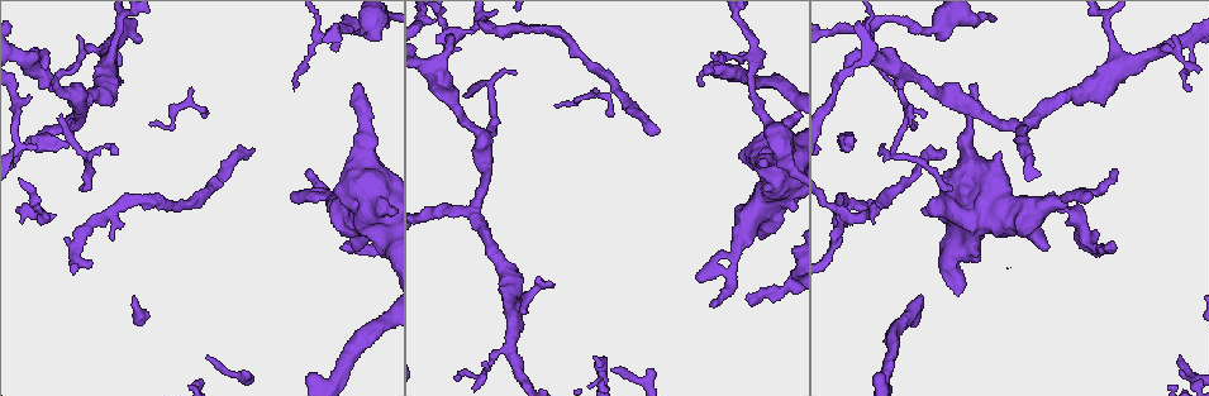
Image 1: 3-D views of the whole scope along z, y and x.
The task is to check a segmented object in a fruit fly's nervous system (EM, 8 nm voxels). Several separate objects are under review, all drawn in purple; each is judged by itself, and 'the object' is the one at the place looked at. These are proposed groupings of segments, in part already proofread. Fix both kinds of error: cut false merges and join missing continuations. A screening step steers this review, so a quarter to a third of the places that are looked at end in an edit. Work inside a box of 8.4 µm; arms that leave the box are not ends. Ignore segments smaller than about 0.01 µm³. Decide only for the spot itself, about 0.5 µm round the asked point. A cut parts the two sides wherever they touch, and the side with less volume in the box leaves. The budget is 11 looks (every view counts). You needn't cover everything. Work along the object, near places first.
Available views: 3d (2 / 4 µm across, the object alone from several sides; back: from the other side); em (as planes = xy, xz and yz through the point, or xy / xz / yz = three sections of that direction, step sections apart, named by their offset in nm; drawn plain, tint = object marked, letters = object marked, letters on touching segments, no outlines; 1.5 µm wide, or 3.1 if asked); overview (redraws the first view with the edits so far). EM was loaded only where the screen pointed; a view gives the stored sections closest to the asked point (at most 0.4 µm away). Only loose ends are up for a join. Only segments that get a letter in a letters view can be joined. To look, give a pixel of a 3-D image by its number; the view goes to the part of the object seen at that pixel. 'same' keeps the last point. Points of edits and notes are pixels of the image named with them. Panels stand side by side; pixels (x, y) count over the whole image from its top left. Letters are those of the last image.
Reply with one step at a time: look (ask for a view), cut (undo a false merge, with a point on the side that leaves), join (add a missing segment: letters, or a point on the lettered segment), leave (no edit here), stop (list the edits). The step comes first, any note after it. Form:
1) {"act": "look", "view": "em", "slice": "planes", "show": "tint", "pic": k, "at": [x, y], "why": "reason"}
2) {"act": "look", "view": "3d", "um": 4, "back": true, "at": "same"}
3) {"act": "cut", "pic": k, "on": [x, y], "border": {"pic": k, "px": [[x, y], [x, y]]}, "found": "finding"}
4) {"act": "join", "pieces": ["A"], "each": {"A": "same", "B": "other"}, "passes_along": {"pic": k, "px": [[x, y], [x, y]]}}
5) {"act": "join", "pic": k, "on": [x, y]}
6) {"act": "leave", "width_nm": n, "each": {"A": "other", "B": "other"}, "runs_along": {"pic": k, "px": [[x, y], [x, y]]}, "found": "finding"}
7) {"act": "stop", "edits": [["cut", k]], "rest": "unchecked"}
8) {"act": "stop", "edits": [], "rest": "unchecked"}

{"act": "look", "view": "em", "slice": "xy", "step": 4, "show": "letters", "pic": 1, "at": [506, 347]}

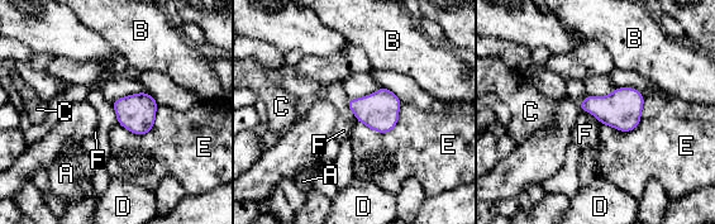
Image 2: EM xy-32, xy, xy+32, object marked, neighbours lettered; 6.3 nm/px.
{"act": "leave", "longest_contact_nm": ["E", 320], "each": {"A": "other", "B": "other", "C": "other", "D": "other", "E": "other", "F": "other"}, "found": "all the same neuron"}

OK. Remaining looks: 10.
{"act": "look", "view": "3d", "um": 4, "pic": 1, "at": [252, 150], "why": "long arm stops here"}

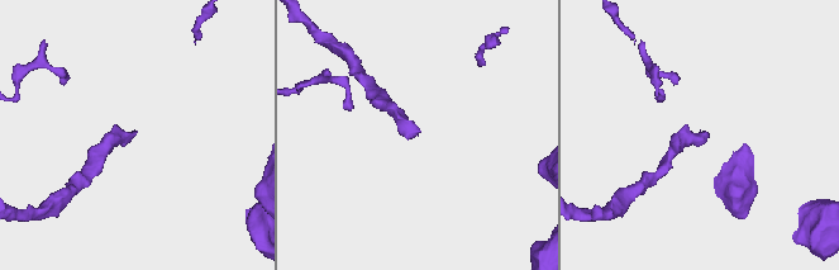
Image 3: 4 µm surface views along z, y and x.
{"act": "look", "view": "em", "slice": "planes", "show": "letters", "pic": 3, "at": [137, 131], "why": "now the EM"}

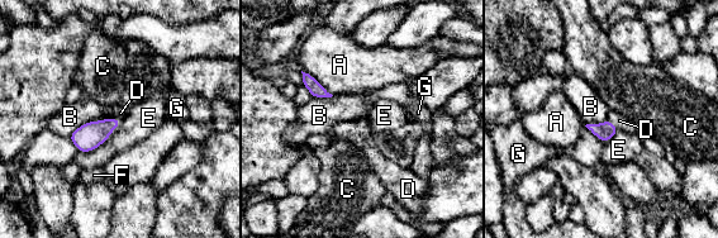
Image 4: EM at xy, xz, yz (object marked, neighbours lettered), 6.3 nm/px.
{"act": "join", "pic": 4, "on": [120, 113], "each": {"A": "other", "B": "other", "C": "other", "D": "same", "E": "other", "F": "other", "G": "other"}, "passes_along": {"pic": 4, "px": [[89, 136], [112, 118], [120, 113]]}, "found": "it goes on there"}

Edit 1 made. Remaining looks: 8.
{"act": "look", "view": "3d", "um": 2, "back": true, "pic": 1, "at": [613, 369], "why": "branch stops here"}

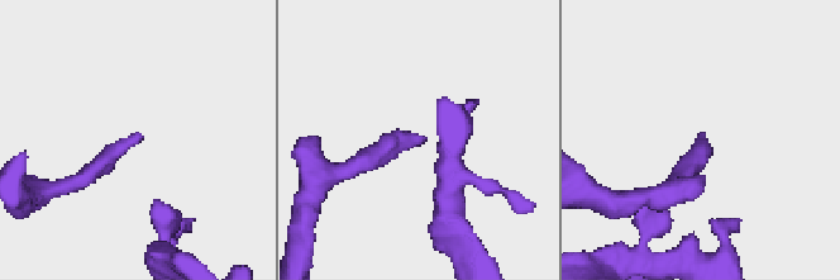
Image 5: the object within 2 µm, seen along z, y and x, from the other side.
{"act": "look", "view": "em", "slice": "planes", "show": "tint", "pic": 5, "at": [136, 138], "why": "now the EM"}

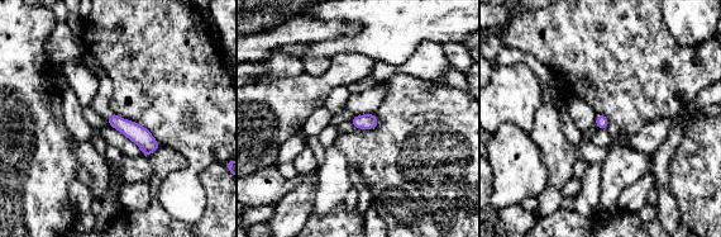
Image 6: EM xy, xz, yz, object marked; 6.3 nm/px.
{"act": "look", "view": "em", "slice": "planes", "show": "letters", "at": "same", "why": "see the neighbours"}

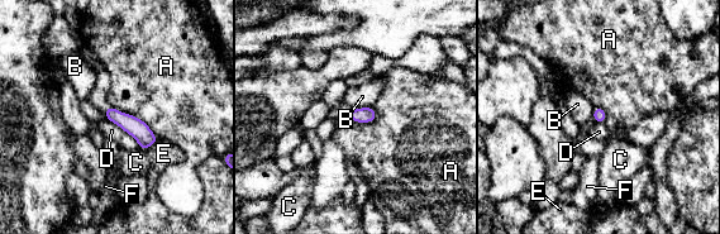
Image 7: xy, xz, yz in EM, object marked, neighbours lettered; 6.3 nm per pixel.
{"act": "leave", "each": {"A": "other", "B": "other", "C": "other", "D": "other", "E": "other", "F": "other"}, "found": "no lettered segment goes on from it"}

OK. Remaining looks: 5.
{"act": "look", "view": "3d", "um": 4, "pic": 1, "at": [1110, 244], "why": "branch stops here"}

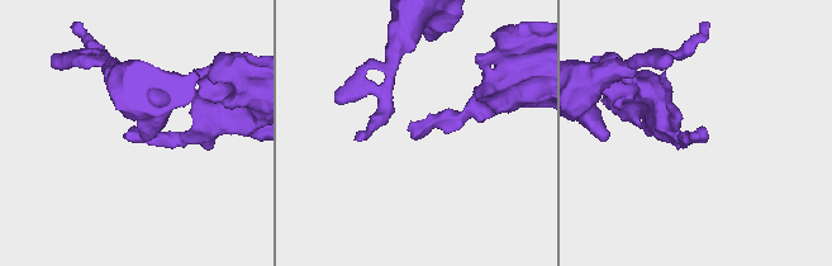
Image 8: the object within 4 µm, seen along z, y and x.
{"act": "look", "view": "em", "slice": "xy", "step": 4, "show": "letters", "pic": 8, "at": [125, 135]}

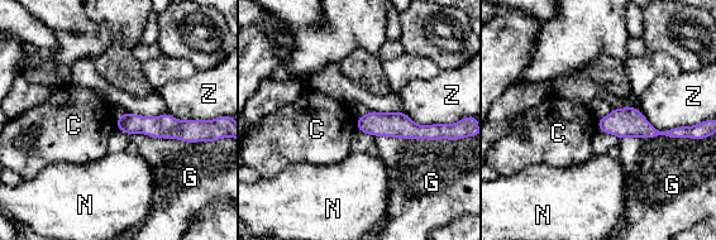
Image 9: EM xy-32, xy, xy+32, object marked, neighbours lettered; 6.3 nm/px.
{"act": "look", "view": "em", "slice": "planes", "show": "letters", "at": "same"}

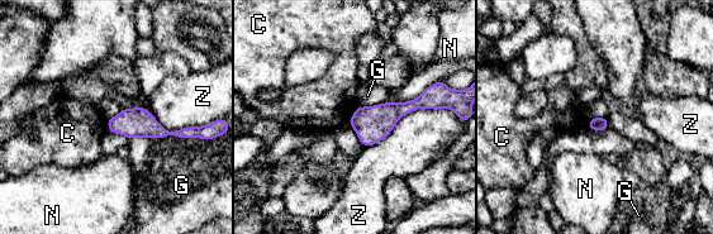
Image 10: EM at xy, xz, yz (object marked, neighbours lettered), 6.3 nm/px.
{"act": "leave", "each": {"C": "other", "G": "other", "N": "other", "Z": "other"}, "runs_along": {"pic": 10, "px": [[110, 122], [186, 134]]}, "found": "no lettered segment goes on from it"}

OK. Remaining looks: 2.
{"act": "stop", "edits": [["join", 4]], "rest": "unchecked"}

